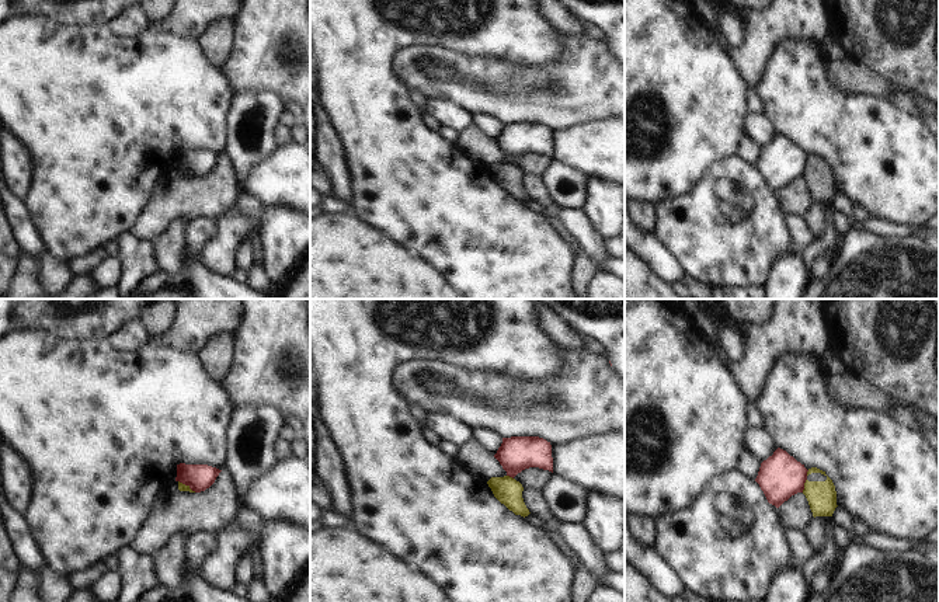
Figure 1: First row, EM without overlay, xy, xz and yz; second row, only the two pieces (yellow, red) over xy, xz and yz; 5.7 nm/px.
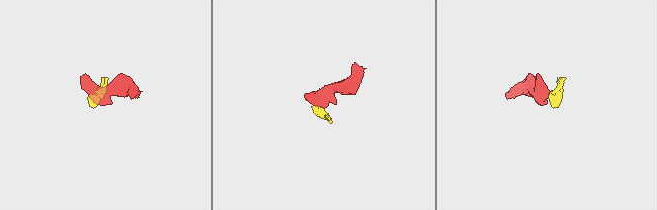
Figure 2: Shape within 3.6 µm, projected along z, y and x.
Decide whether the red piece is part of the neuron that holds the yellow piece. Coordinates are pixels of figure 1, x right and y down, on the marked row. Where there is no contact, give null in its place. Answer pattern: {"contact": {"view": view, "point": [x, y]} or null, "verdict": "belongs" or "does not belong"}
{"contact": {"view": "yz", "point": [804, 486]}, "verdict": "does not belong"}

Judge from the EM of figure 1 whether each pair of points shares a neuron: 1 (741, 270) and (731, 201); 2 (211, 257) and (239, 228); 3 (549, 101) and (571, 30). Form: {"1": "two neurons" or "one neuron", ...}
{"1": "one neuron", "2": "one neuron", "3": "two neurons"}

